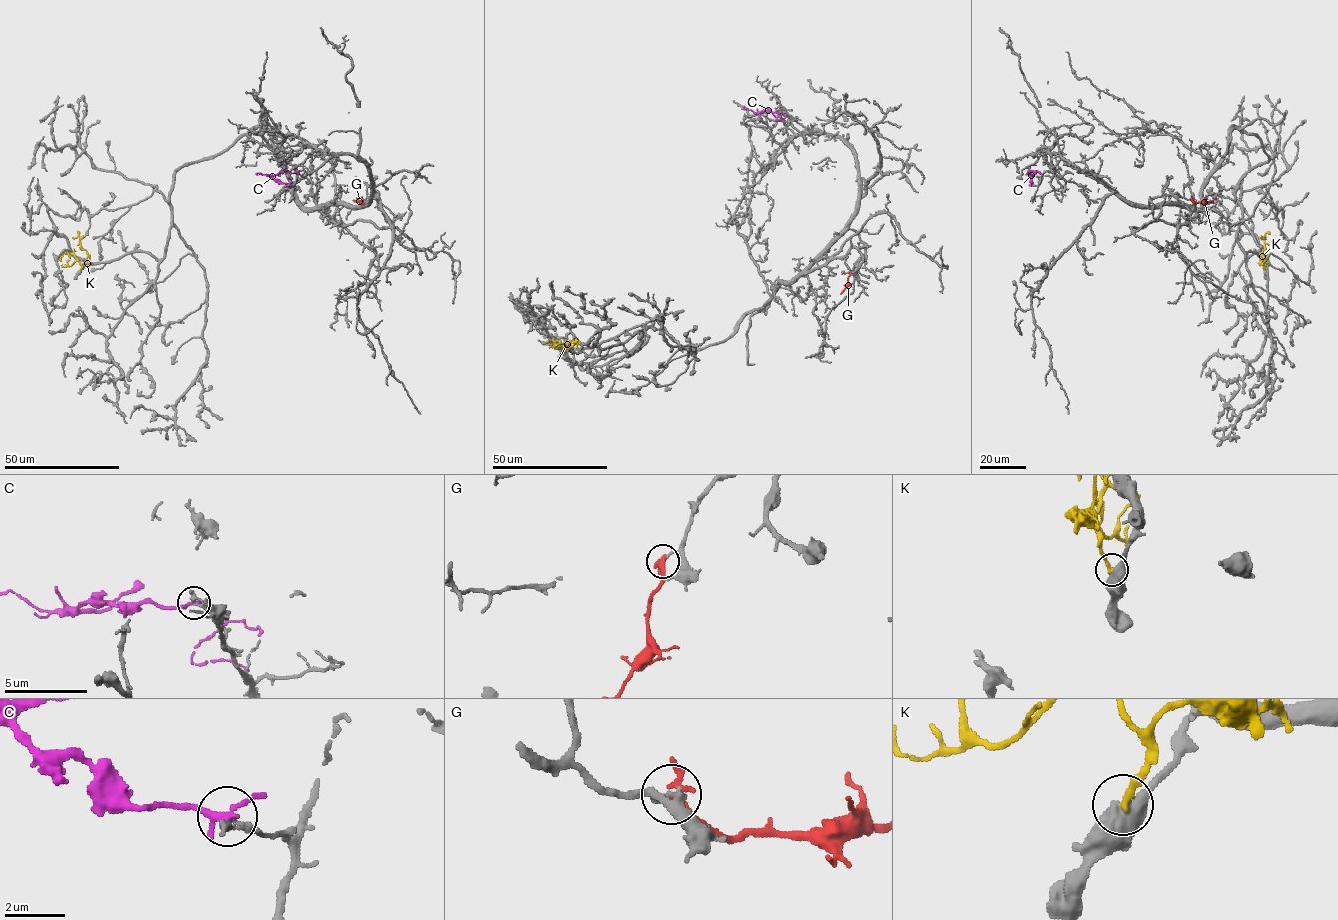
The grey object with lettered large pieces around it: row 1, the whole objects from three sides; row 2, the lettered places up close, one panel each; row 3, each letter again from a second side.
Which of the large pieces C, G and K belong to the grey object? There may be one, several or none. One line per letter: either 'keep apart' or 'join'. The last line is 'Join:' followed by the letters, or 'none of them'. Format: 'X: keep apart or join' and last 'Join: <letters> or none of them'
C: keep apart
G: keep apart
K: keep apart
Join: none of them

